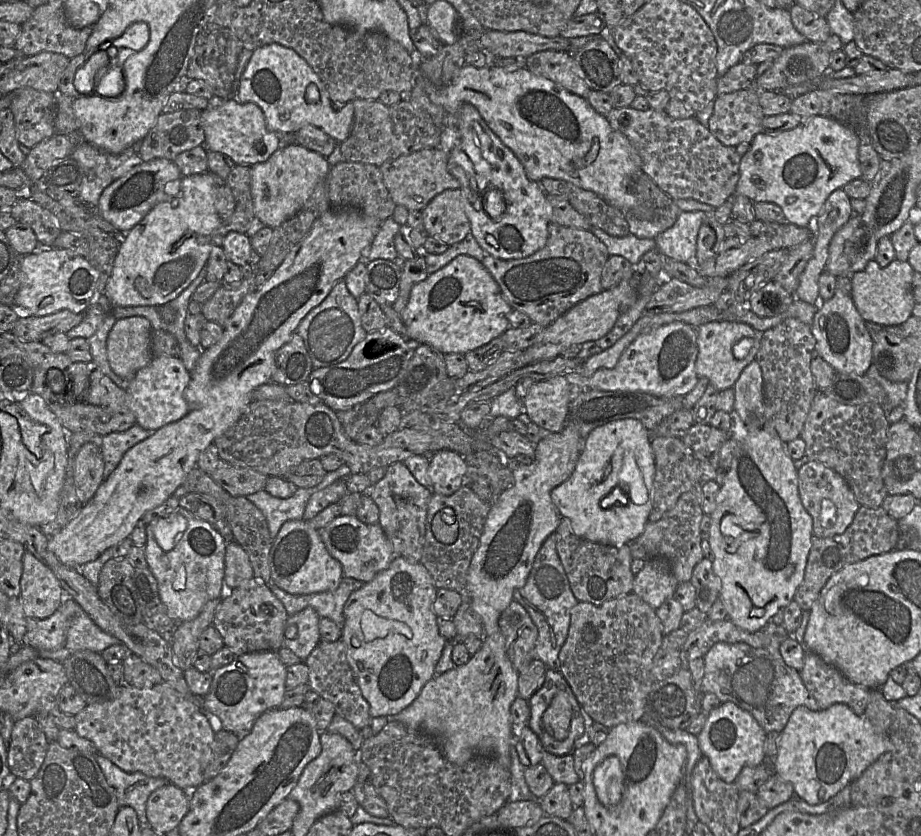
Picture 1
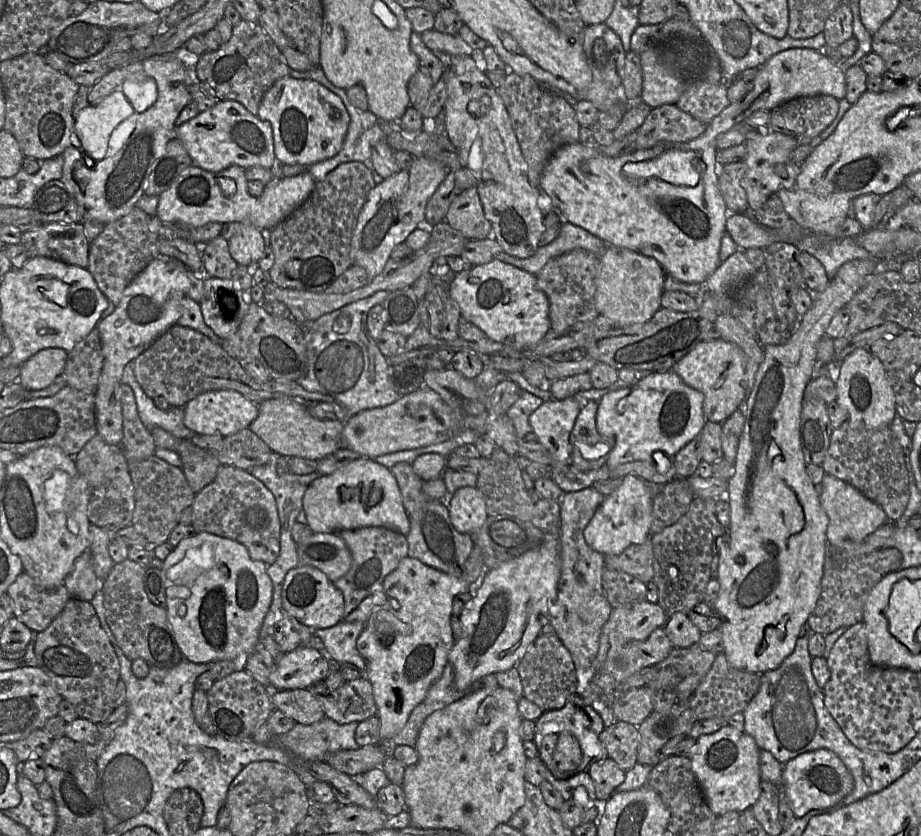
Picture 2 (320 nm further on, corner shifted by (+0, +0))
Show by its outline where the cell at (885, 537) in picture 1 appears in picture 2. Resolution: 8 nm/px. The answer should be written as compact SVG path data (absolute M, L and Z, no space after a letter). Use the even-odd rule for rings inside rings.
M826 546L820 595L807 624L815 632L826 636L843 626L863 621L863 609L871 589L889 572L899 569L902 554L897 548L883 547L859 557L833 557Z

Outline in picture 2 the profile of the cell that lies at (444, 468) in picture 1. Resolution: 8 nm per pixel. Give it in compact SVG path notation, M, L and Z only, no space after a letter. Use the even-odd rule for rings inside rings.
M476 487L459 488L447 499L452 524L457 531L472 536L488 518L485 501Z

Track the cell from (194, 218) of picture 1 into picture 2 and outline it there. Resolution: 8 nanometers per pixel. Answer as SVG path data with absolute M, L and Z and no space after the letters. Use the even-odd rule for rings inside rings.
M158 257L152 260L147 267L138 274L135 279L125 288L120 302L115 310L107 317L101 318L97 328L100 334L103 367L99 382L94 393L96 428L98 435L108 444L121 446L123 440L123 417L121 405L121 379L125 366L143 353L160 335L171 326L177 324L182 315L182 300L185 292L180 288L178 277L183 272L186 274L187 267L174 258Z

